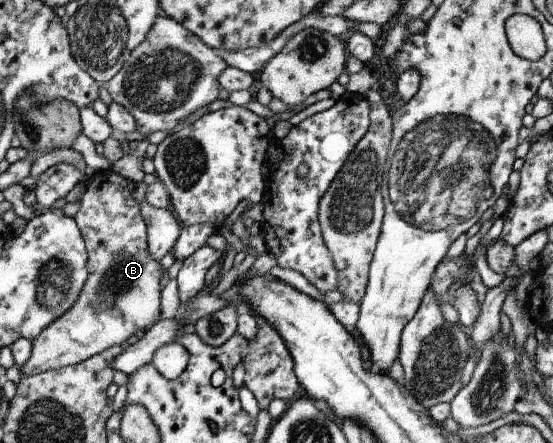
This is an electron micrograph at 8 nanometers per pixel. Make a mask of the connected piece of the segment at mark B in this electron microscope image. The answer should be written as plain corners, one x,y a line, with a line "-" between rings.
109,168
93,174
86,185
86,191
79,200
80,208
75,215
75,221
81,230
87,250
88,278
72,308
32,341
31,355
19,367
22,377
58,370
85,361
111,346
134,339
136,332
146,332
146,328
156,324
156,320
161,316
160,277
164,271
160,261
154,261
147,251
147,224
140,215
139,204
132,197
135,183

